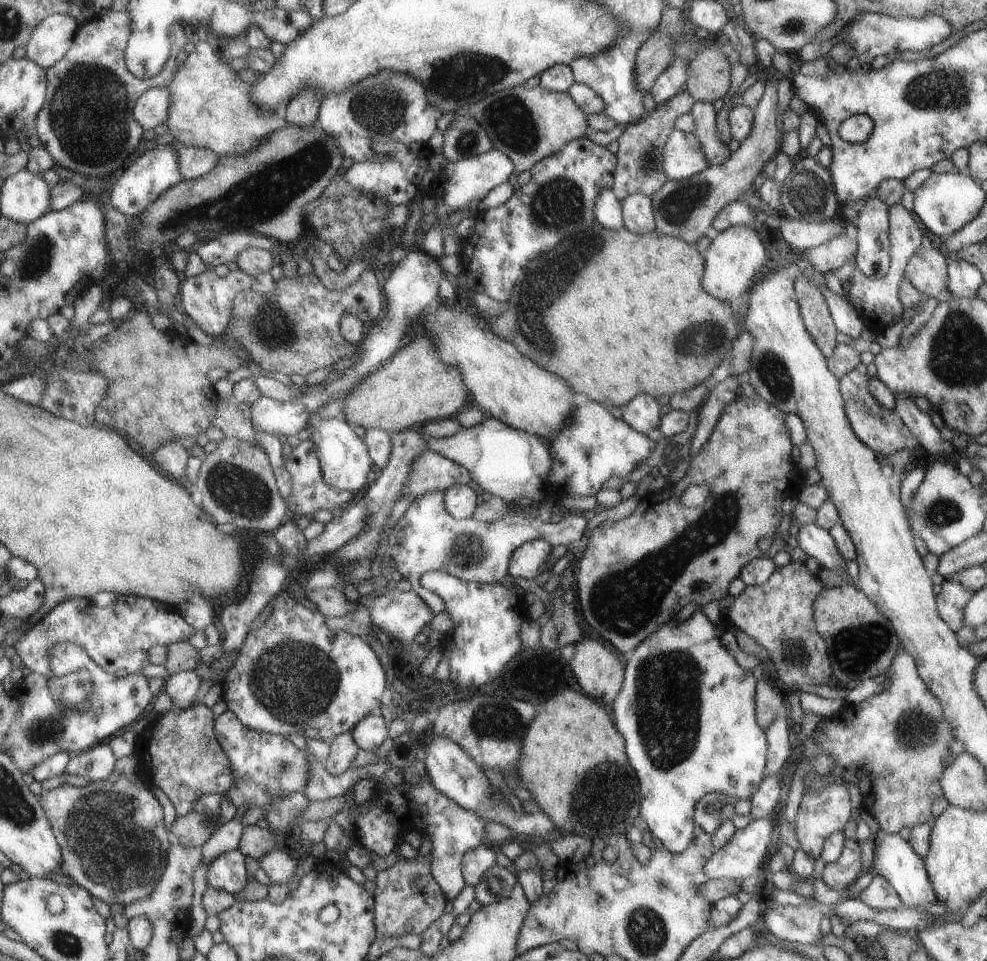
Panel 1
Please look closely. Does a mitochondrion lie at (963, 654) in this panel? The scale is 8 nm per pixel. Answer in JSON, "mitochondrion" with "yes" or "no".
{"mitochondrion":"no"}

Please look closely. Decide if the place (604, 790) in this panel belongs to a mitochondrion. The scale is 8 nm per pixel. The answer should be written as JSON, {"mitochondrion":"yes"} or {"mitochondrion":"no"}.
{"mitochondrion":"yes"}

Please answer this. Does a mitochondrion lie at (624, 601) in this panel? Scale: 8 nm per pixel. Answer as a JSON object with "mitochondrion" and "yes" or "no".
{"mitochondrion":"yes"}

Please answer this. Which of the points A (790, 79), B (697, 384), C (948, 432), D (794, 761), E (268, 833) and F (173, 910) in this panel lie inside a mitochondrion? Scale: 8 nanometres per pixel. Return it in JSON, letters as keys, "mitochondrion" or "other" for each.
{"A":"other","B":"other","C":"other","D":"other","E":"other","F":"other"}

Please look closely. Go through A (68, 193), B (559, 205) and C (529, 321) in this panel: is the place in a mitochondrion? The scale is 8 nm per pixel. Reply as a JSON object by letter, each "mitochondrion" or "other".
{"A":"other","B":"mitochondrion","C":"mitochondrion"}

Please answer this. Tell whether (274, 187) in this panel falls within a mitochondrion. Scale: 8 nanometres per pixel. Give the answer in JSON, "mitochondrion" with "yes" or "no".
{"mitochondrion":"yes"}

